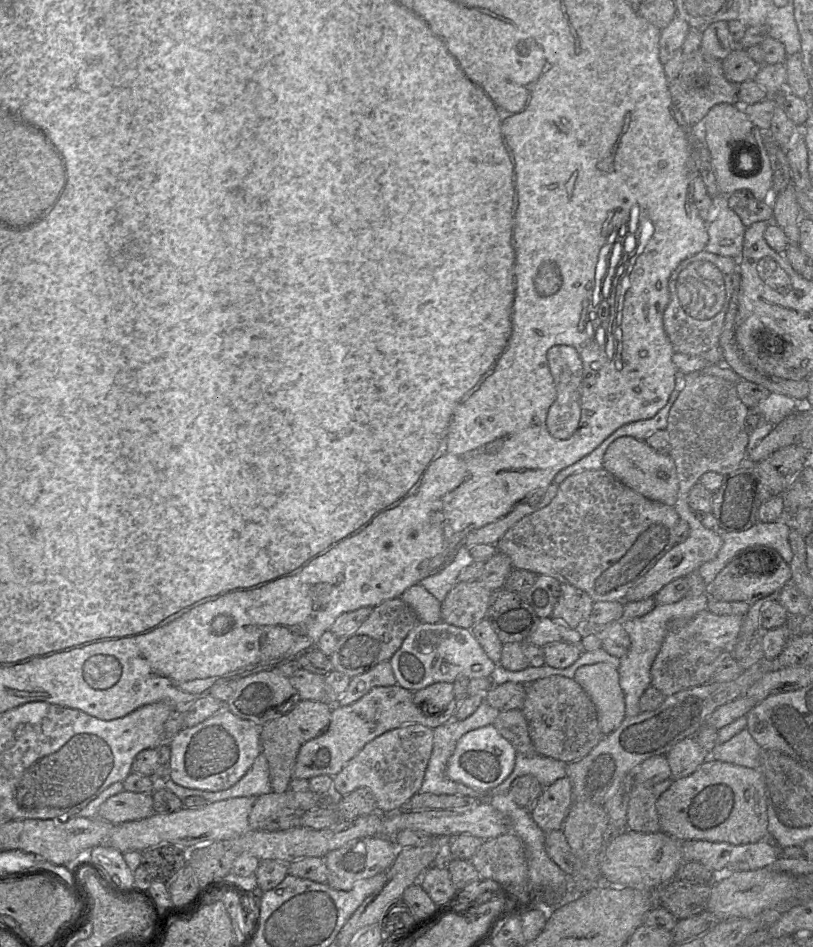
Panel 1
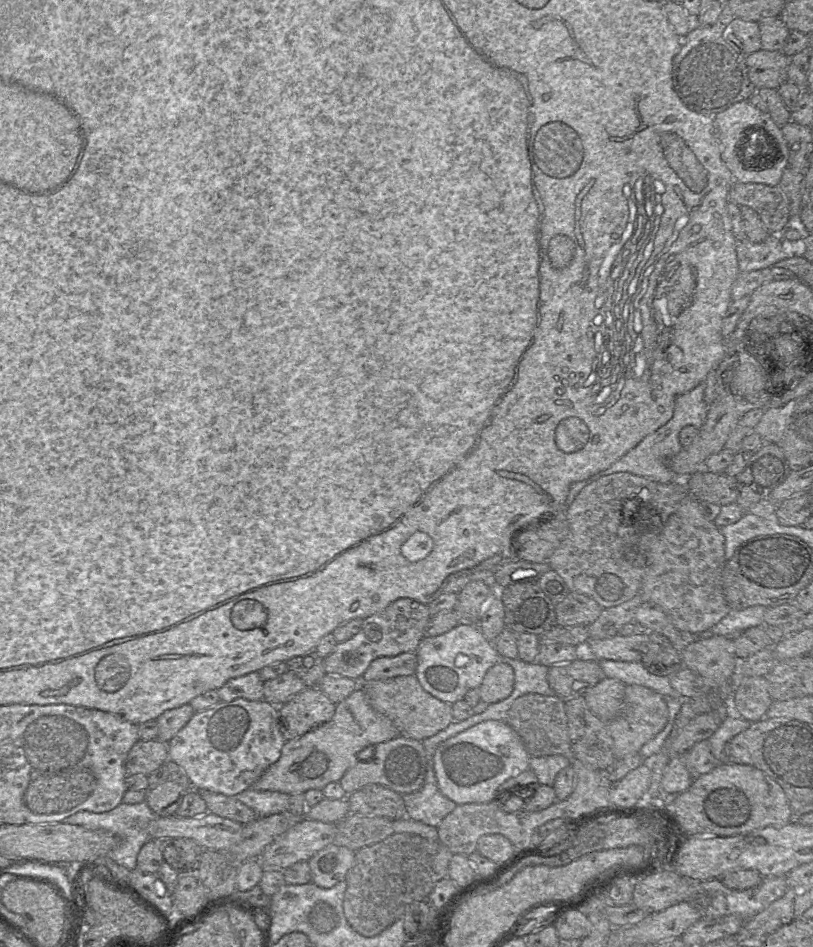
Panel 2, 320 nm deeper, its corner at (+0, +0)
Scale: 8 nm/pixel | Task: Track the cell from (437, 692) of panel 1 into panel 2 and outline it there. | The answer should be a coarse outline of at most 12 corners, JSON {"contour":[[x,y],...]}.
{"contour":[[414,674],[360,682],[399,736],[423,741],[454,721]]}

